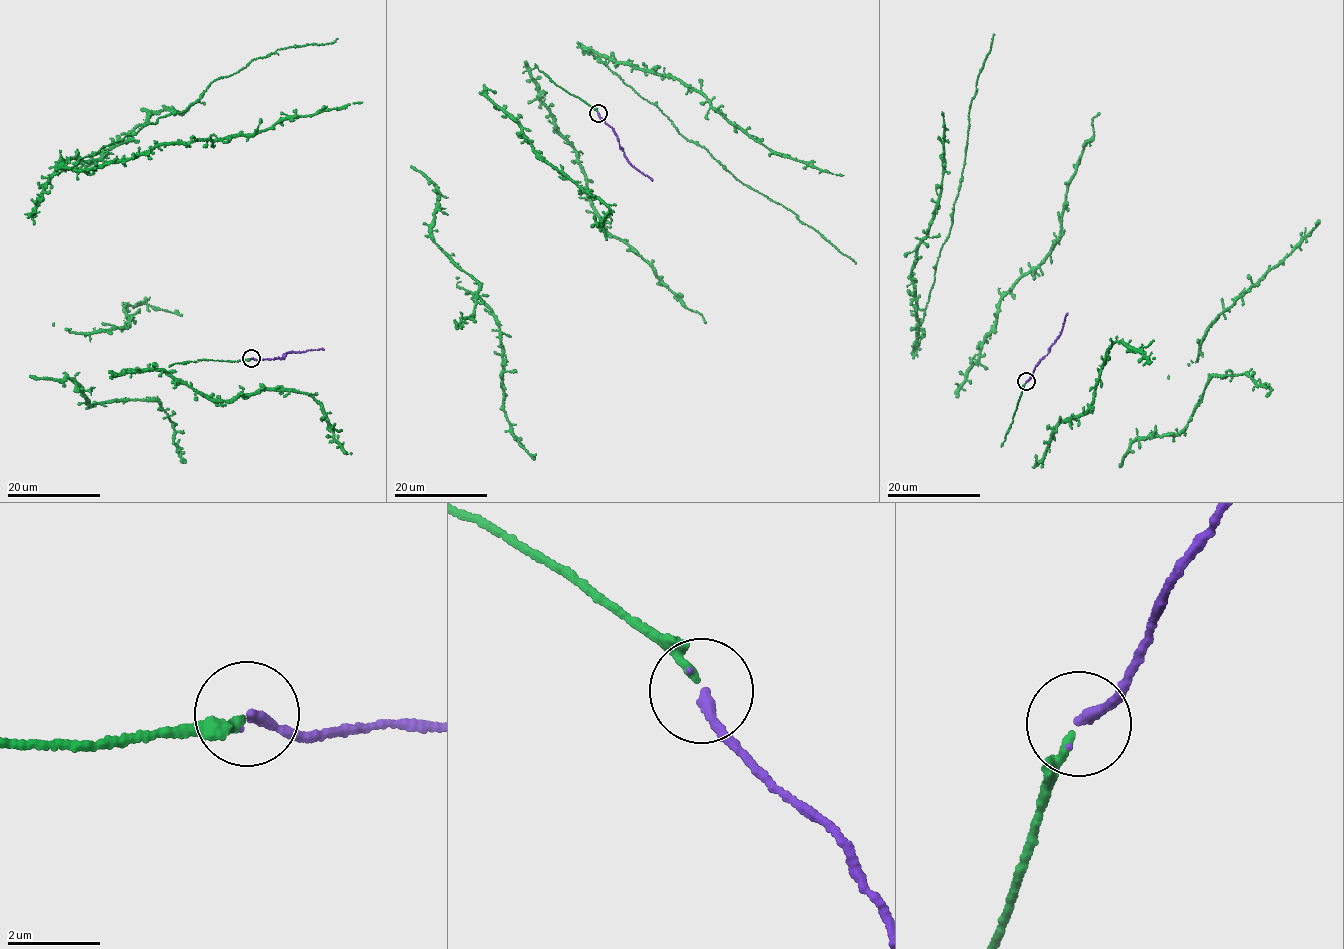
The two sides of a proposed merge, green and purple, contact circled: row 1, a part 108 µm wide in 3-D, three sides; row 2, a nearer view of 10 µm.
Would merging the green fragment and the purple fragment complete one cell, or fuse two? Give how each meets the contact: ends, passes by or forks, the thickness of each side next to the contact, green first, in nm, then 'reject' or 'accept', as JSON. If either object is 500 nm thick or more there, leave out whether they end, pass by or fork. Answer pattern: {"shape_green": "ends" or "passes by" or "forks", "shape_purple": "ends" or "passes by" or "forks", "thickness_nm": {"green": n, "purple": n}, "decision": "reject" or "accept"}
{"shape_green": "ends", "shape_purple": "ends", "thickness_nm": {"green": 190, "purple": 200}, "decision": "accept"}

